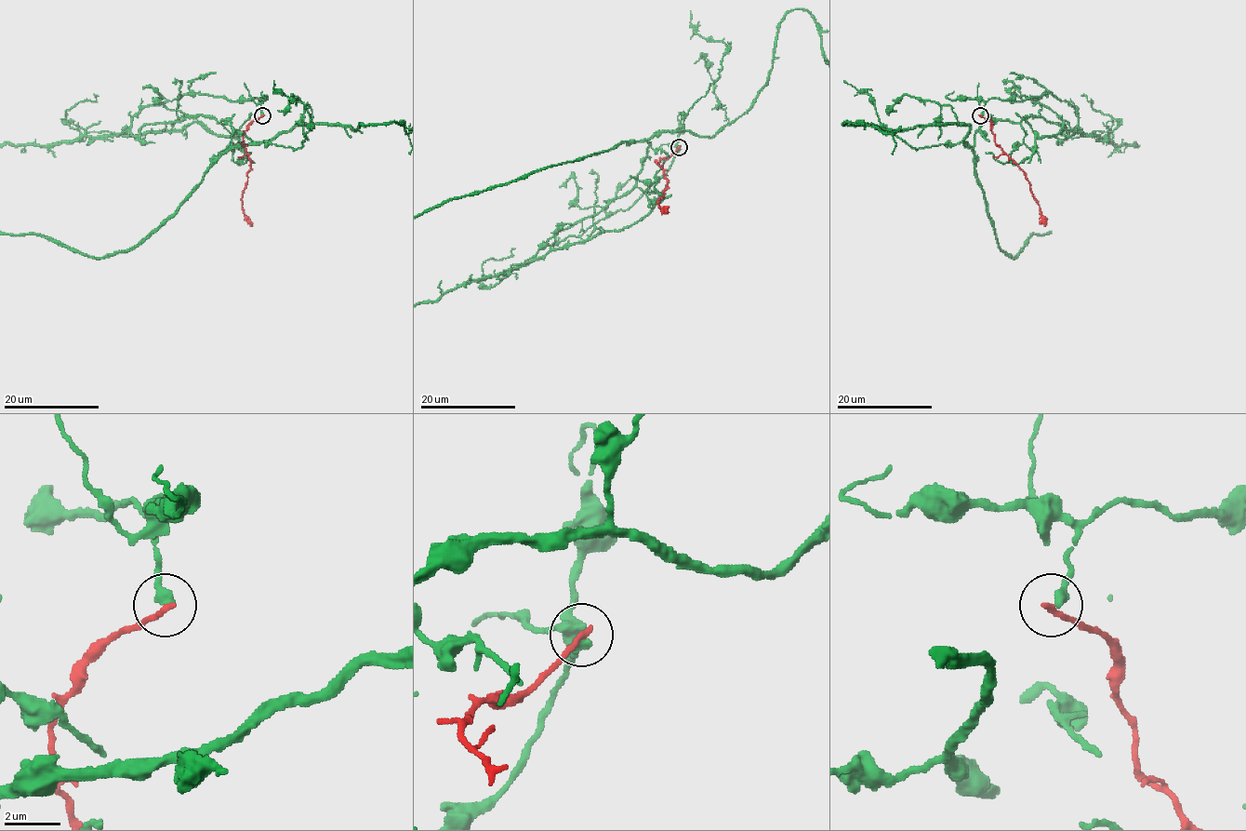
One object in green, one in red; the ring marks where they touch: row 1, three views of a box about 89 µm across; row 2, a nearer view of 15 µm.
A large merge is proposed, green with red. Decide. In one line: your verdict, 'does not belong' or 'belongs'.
does not belong

